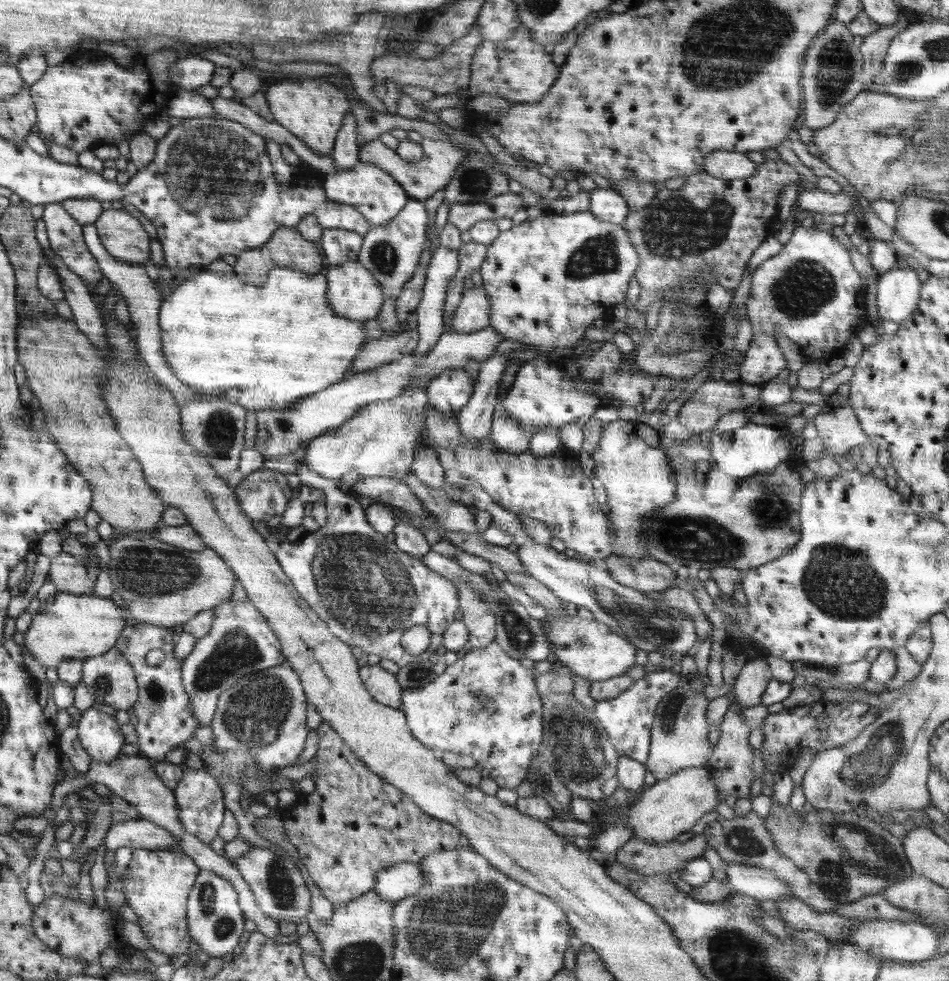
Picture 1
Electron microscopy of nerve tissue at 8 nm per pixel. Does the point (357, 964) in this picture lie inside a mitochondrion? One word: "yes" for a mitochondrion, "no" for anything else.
yes

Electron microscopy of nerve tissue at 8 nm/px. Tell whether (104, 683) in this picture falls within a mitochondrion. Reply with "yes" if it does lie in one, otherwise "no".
yes

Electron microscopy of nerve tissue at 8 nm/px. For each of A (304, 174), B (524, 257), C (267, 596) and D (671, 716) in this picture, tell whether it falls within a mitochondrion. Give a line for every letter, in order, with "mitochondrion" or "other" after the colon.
A: other
B: other
C: other
D: mitochondrion

